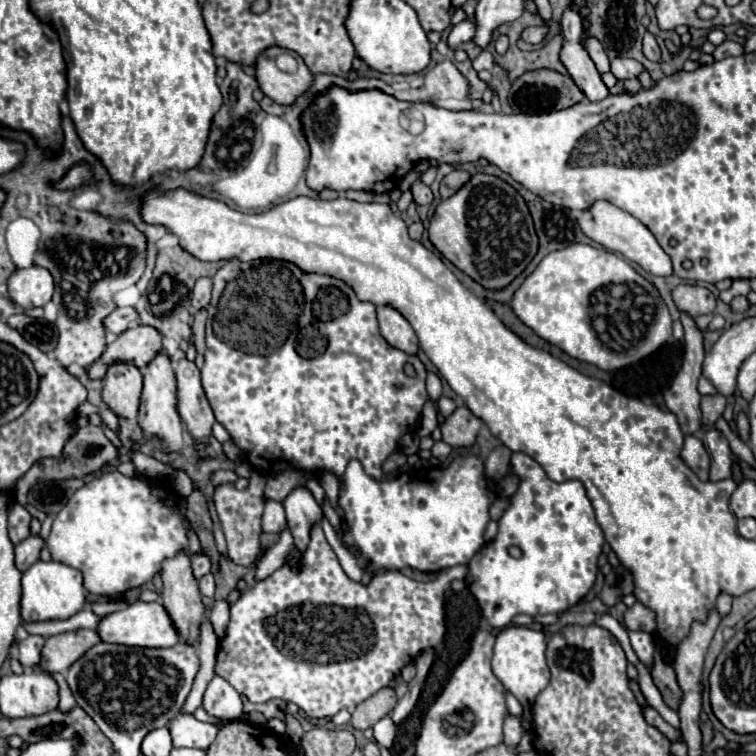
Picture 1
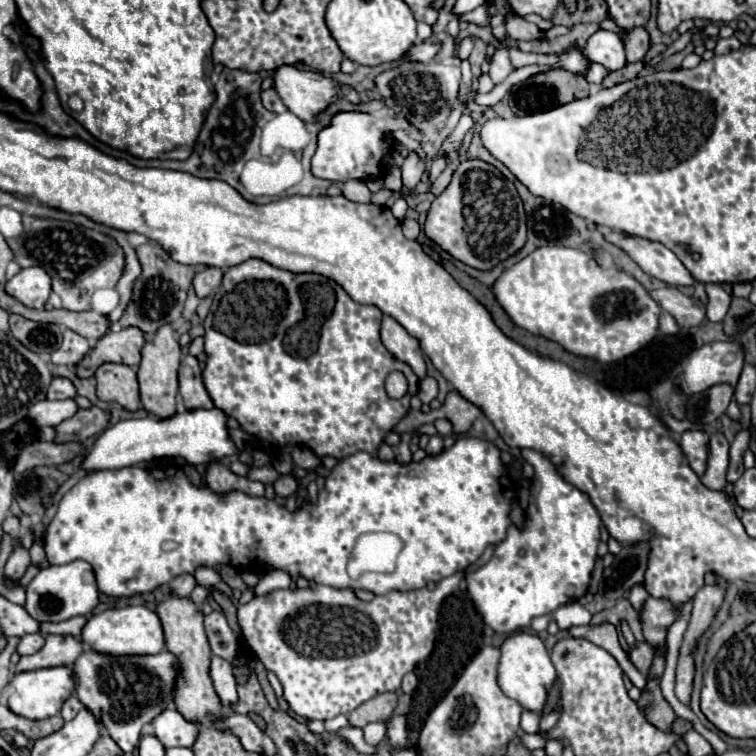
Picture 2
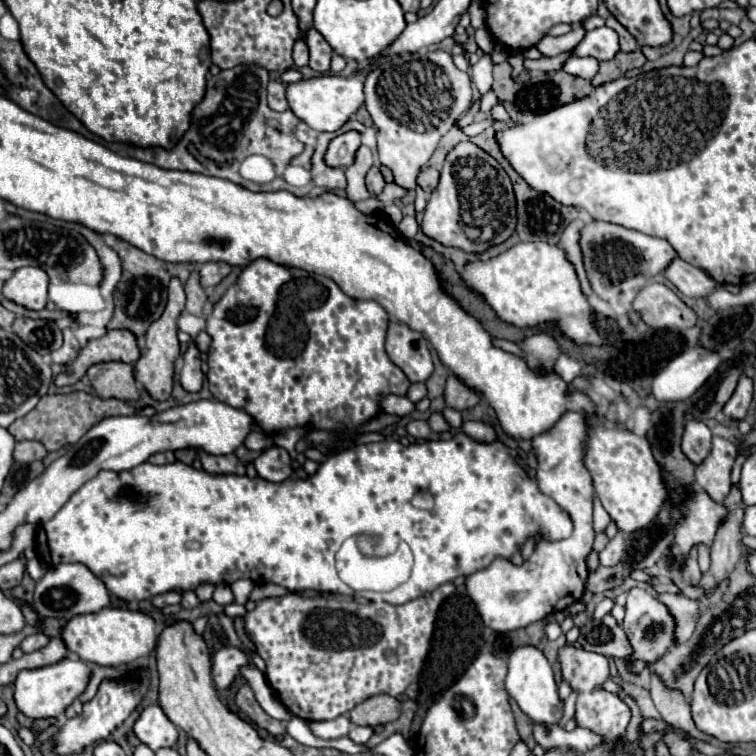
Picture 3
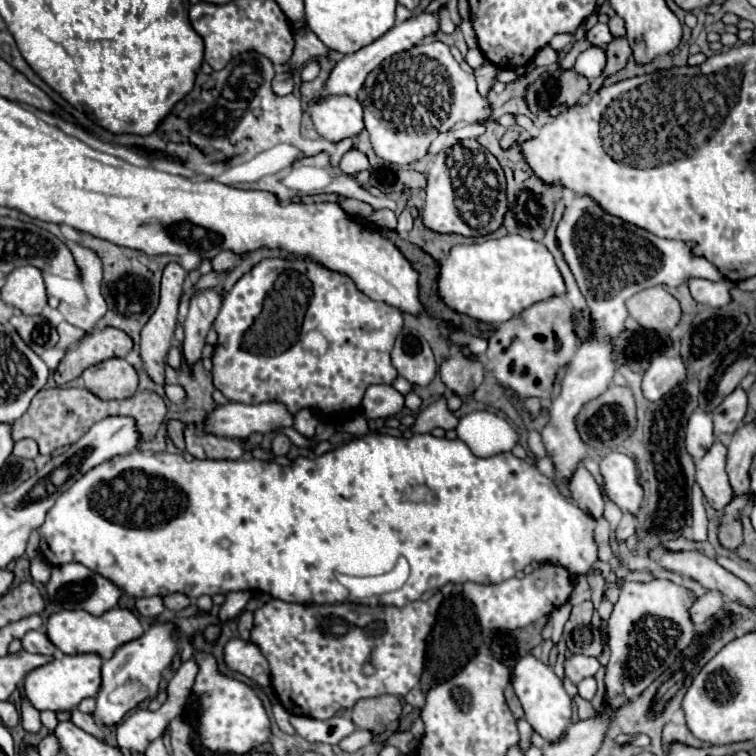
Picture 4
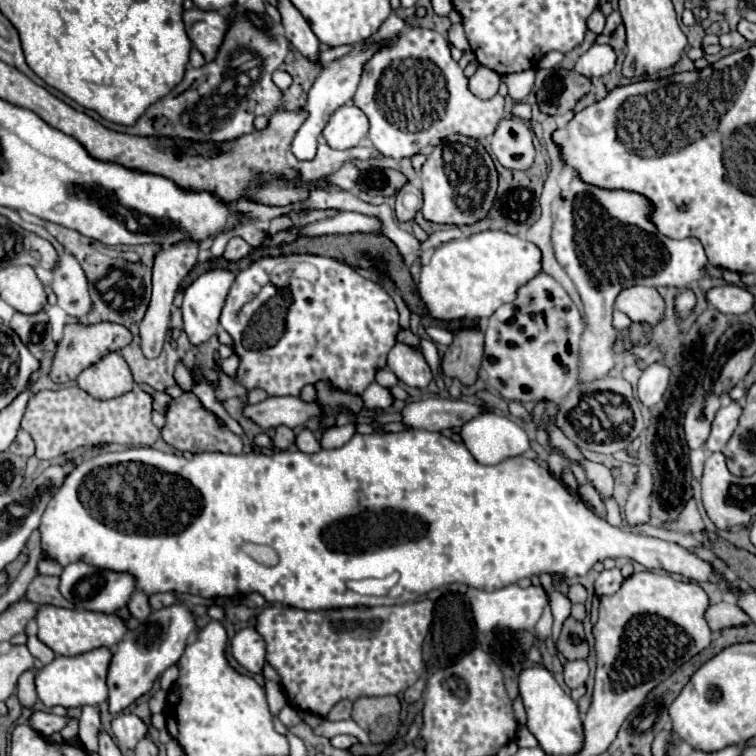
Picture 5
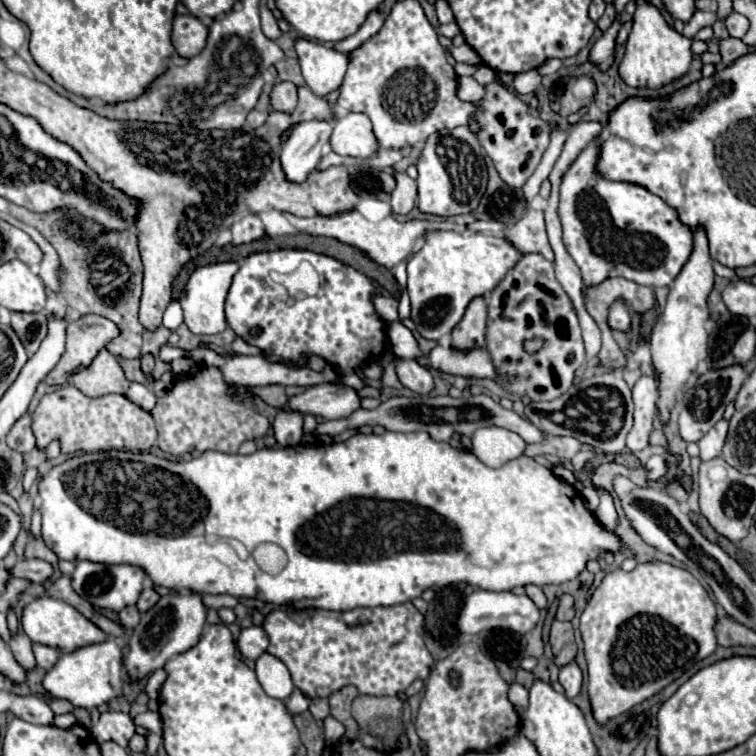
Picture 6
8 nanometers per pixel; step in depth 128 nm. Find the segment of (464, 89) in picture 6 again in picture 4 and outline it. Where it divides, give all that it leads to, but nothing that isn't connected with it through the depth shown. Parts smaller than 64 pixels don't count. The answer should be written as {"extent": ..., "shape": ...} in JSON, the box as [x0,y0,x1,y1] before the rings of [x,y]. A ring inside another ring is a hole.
{"extent":[474,64,498,97],"shape":[[[484,64],[484,66],[480,66],[480,68],[474,70],[474,76],[476,76],[478,92],[484,97],[492,90],[492,86],[494,86],[494,80],[498,76],[498,68],[492,66],[492,64]]]}

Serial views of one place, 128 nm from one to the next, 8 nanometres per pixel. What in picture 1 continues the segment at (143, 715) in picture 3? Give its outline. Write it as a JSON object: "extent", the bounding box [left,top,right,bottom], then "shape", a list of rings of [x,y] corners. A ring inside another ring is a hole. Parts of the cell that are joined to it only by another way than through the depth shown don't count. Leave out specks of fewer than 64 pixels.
{"extent":[168,712,218,750],"shape":[[[178,712],[178,716],[174,716],[172,722],[168,724],[168,730],[172,736],[172,744],[176,748],[186,746],[186,748],[206,750],[218,734],[218,726],[200,722],[194,718],[194,714],[186,714],[186,712]]]}

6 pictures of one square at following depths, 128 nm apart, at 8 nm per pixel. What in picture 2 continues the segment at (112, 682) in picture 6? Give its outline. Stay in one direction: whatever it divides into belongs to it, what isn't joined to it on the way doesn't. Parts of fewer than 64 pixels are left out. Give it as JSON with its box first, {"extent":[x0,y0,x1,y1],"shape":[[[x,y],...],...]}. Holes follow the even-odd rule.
{"extent":[8,666,76,720],"shape":[[[56,666],[56,668],[40,668],[32,672],[20,672],[12,678],[12,694],[8,698],[8,706],[14,714],[30,718],[30,720],[44,720],[50,716],[56,716],[68,700],[76,692],[76,678],[72,674],[72,668],[68,666]]]}

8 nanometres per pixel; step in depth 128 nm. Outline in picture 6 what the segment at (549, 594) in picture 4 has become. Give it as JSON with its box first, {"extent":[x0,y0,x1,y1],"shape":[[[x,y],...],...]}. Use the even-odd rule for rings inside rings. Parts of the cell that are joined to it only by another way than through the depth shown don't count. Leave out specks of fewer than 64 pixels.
{"extent":[456,590,540,634],"shape":[[[474,590],[456,620],[456,628],[460,634],[478,634],[482,630],[492,630],[492,628],[504,628],[504,630],[514,630],[514,632],[530,632],[540,618],[540,610],[536,604],[526,596],[516,596],[512,592],[486,592],[486,590]]]}

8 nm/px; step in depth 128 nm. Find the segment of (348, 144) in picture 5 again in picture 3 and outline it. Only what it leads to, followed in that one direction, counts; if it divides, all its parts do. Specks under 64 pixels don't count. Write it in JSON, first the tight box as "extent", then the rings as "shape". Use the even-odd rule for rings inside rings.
{"extent":[286,58,388,132],"shape":[[[380,58],[376,62],[366,62],[364,66],[358,68],[358,72],[354,76],[320,76],[320,78],[310,78],[310,80],[302,80],[296,84],[288,84],[286,90],[286,98],[290,104],[290,110],[302,120],[306,122],[312,130],[318,132],[338,132],[356,112],[358,108],[364,104],[364,92],[362,92],[362,84],[364,84],[364,76],[378,68],[380,64],[388,62],[386,58]]]}

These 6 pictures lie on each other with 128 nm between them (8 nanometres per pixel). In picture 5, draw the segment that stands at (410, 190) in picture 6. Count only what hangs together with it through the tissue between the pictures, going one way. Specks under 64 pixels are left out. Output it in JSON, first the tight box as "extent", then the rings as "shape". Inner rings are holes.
{"extent":[394,188,422,222],"shape":[[[402,188],[396,194],[396,206],[394,206],[394,210],[396,210],[396,216],[398,216],[400,222],[412,220],[414,214],[416,214],[416,210],[420,210],[420,206],[422,204],[414,204],[412,202],[412,192],[408,188]]]}

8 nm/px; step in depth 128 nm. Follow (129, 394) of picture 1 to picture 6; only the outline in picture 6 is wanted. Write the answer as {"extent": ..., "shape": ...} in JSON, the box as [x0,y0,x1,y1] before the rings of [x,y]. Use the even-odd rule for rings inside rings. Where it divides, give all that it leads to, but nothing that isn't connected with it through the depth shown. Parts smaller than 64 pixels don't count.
{"extent":[70,348,130,398],"shape":[[[102,348],[98,356],[92,360],[92,364],[76,374],[72,374],[70,380],[82,394],[90,398],[106,396],[106,394],[126,394],[130,382],[126,380],[118,360]]]}

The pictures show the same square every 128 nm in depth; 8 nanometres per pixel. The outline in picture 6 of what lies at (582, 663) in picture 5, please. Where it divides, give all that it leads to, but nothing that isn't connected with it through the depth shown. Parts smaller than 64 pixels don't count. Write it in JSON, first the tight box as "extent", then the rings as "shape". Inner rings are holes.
{"extent":[558,662,582,698],"shape":[[[576,662],[566,664],[566,666],[560,668],[558,682],[564,686],[566,698],[574,698],[574,696],[580,692],[580,688],[582,688],[582,672],[580,672],[580,668],[576,666]]]}

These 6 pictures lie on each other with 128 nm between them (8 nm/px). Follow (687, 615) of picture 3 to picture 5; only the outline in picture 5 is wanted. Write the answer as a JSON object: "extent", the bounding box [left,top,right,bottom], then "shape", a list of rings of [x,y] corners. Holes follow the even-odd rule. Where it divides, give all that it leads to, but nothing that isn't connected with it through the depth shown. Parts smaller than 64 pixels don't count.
{"extent":[706,602,750,632],"shape":[[[720,602],[716,606],[710,606],[706,612],[706,622],[710,626],[710,630],[720,632],[724,628],[740,628],[744,624],[750,624],[750,616],[738,608],[732,602]]]}

